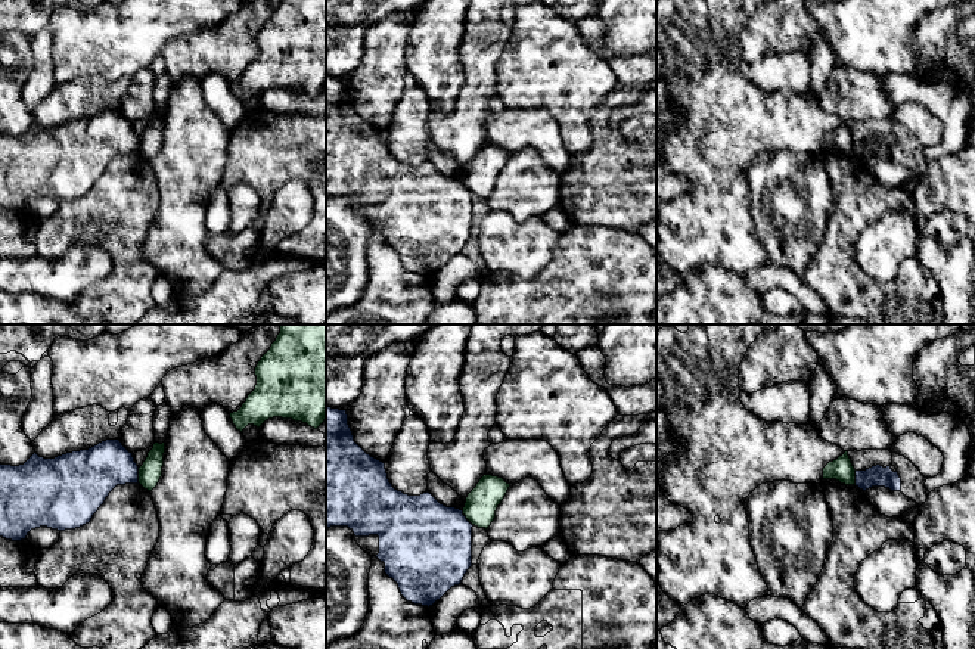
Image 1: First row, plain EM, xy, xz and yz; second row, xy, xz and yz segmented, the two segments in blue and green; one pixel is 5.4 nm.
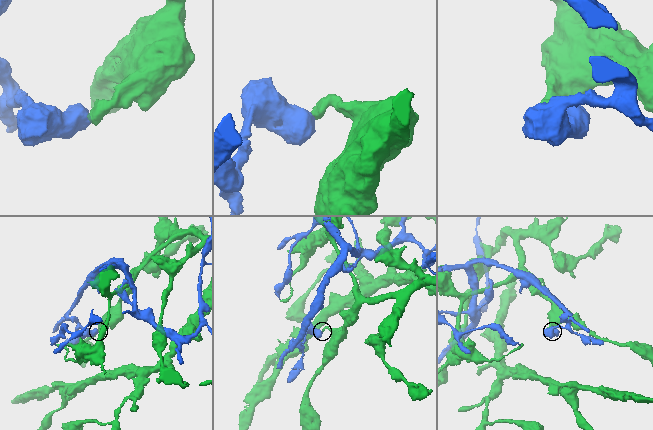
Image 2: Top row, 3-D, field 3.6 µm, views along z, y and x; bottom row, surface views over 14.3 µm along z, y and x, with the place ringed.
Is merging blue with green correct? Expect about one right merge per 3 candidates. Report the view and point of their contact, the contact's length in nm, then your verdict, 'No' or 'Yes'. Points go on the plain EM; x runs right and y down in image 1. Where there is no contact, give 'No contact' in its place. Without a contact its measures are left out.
Touches blue at xy (137, 145). Shared border 90 nm. No

